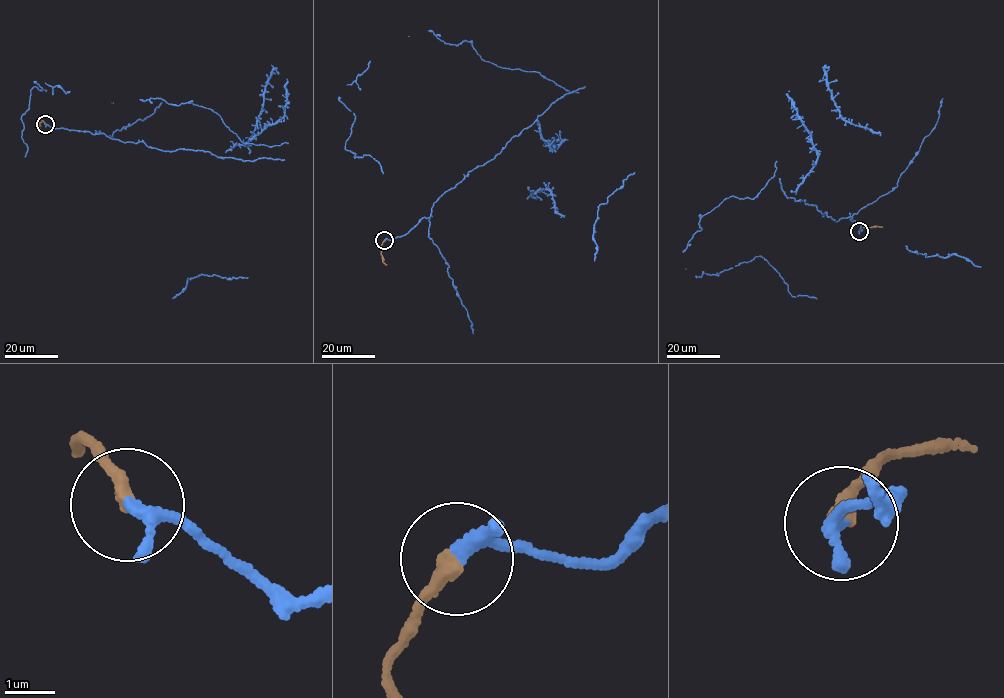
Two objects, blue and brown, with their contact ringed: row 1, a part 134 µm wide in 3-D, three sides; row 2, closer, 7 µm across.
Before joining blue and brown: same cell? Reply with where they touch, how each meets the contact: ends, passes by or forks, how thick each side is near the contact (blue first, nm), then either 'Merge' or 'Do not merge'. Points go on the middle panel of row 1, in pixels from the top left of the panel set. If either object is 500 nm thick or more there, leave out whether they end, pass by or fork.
Place: (384, 240). At the ring blue passes by. At the ring brown ends. Thickness 200 nm (blue) against 320 nm. Do not merge

